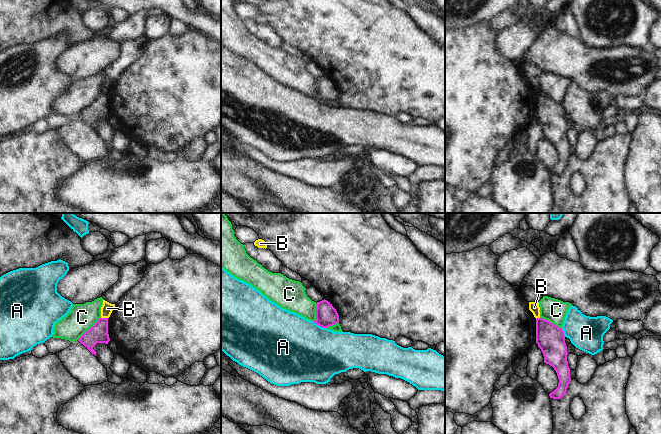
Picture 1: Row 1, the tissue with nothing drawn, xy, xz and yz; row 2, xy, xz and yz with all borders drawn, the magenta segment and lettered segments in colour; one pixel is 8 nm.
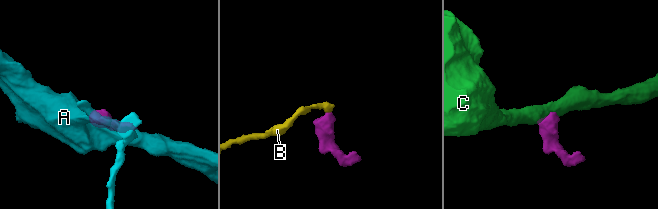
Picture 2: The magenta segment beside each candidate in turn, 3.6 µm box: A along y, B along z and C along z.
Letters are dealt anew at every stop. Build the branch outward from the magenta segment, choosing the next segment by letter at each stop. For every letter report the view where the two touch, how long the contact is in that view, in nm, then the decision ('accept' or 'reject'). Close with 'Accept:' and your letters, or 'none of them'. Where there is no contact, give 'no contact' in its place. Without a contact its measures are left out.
A: xz | 130 nm | reject
B: xy | 60 nm | reject
C: xy | 260 nm | reject
Accept: none of them

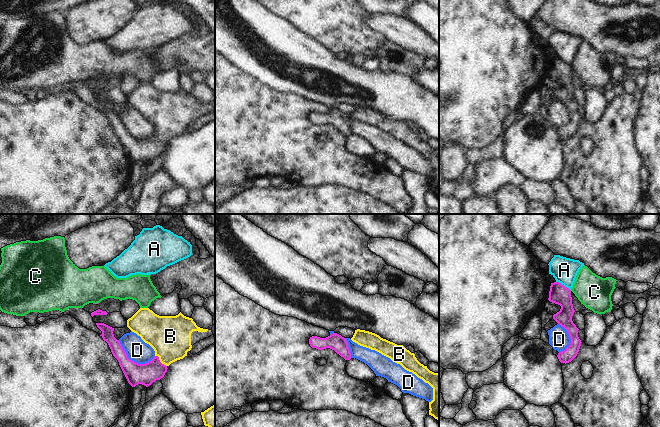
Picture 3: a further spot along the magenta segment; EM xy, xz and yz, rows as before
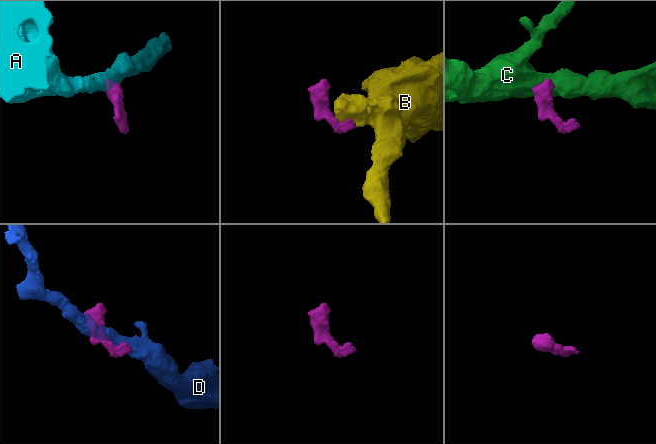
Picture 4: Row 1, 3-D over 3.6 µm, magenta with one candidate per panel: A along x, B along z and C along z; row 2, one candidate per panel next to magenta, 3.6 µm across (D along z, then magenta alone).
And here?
A: yz | 140 nm | reject
B: xy | 130 nm | accept
C: no contact | reject
D: xy | 340 nm | reject
Accept: B

